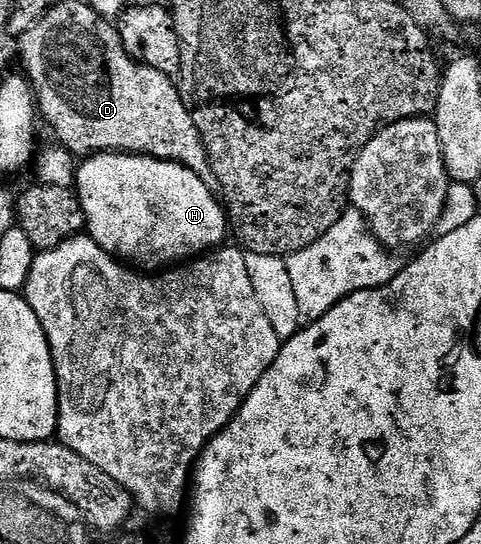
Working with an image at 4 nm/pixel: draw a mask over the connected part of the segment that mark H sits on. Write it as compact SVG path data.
M99 152L82 159L76 169L75 191L85 215L87 234L104 252L149 274L157 274L170 266L192 261L224 245L225 232L227 236L227 213L222 201L215 195L214 189L209 189L201 179L202 173L193 172L175 160L160 160L158 156Z

